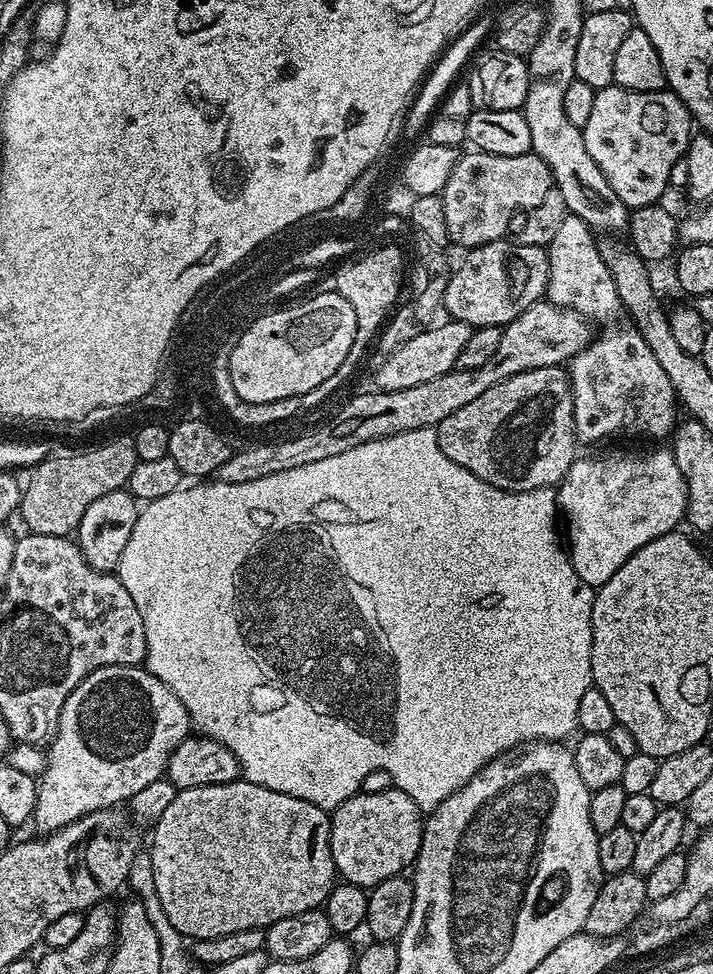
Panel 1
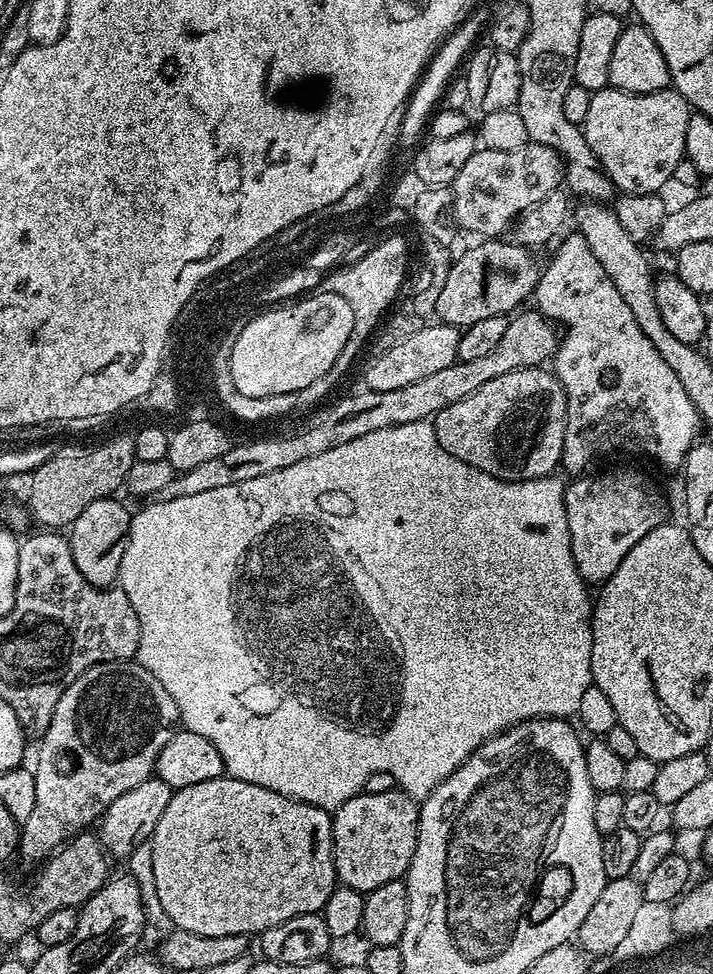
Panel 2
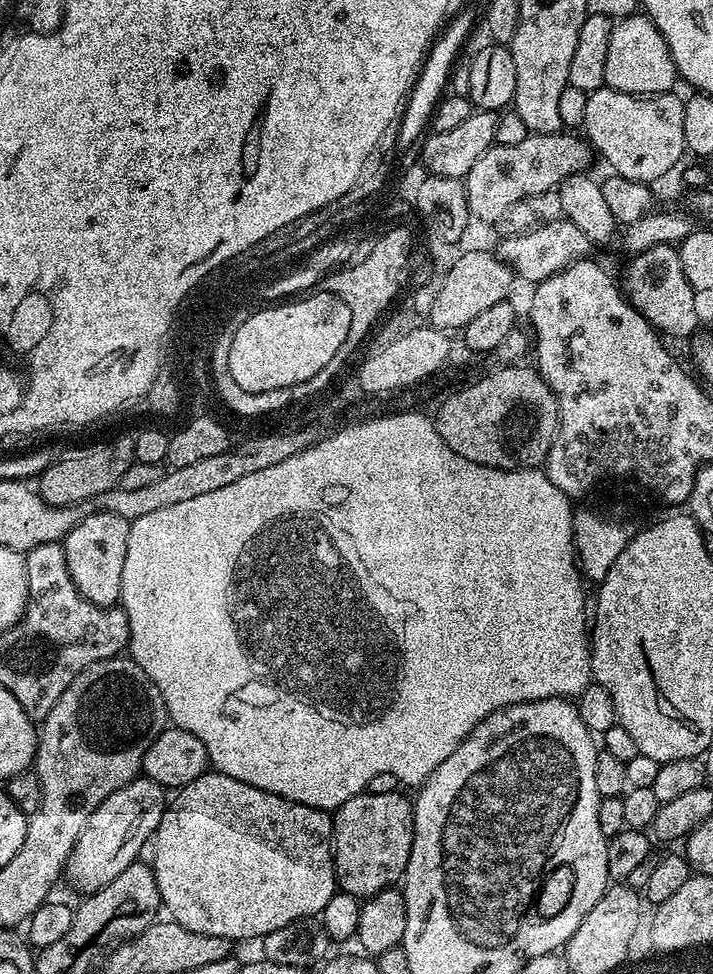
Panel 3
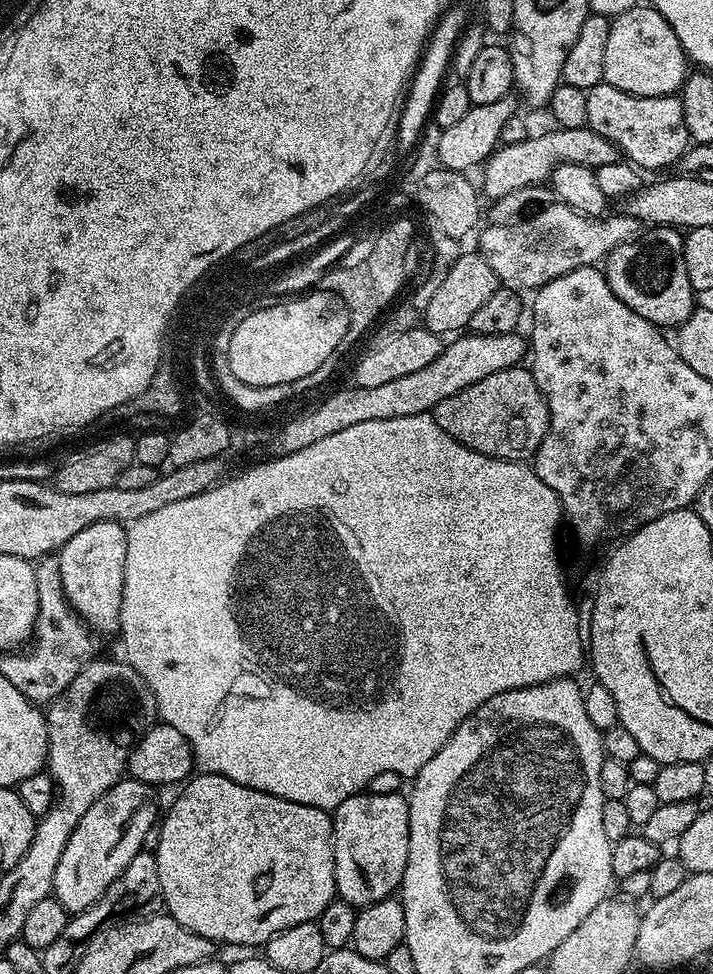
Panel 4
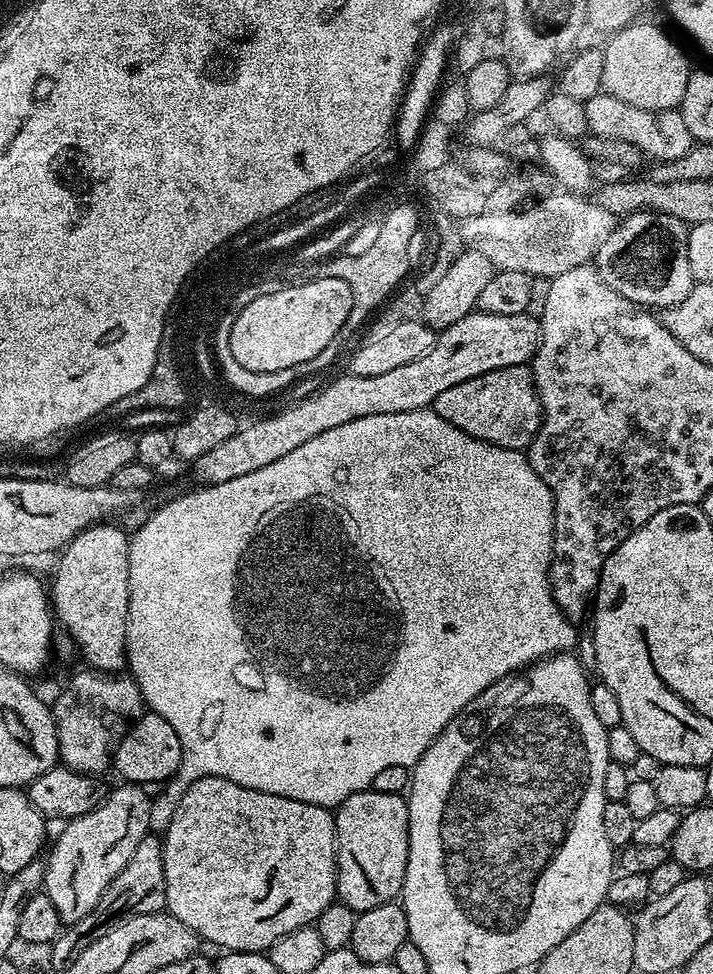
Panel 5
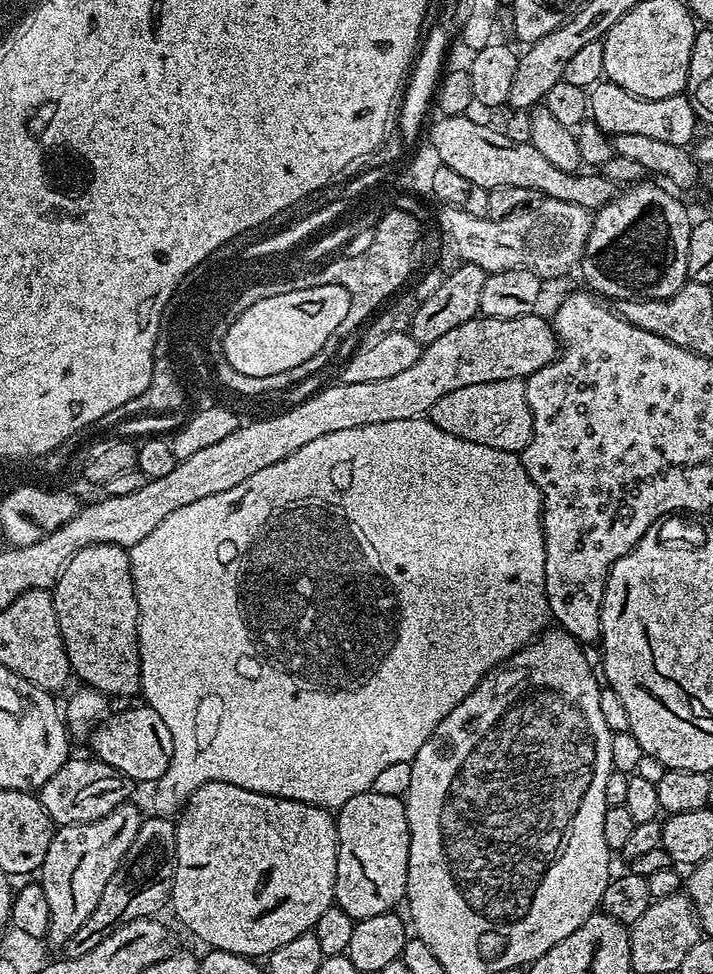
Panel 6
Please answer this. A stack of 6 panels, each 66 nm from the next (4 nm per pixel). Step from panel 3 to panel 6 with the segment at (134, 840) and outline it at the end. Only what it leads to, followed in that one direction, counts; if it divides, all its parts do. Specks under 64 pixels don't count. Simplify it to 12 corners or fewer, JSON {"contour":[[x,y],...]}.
{"contour":[[144,819],[61,825],[38,873],[52,946],[86,922]]}

